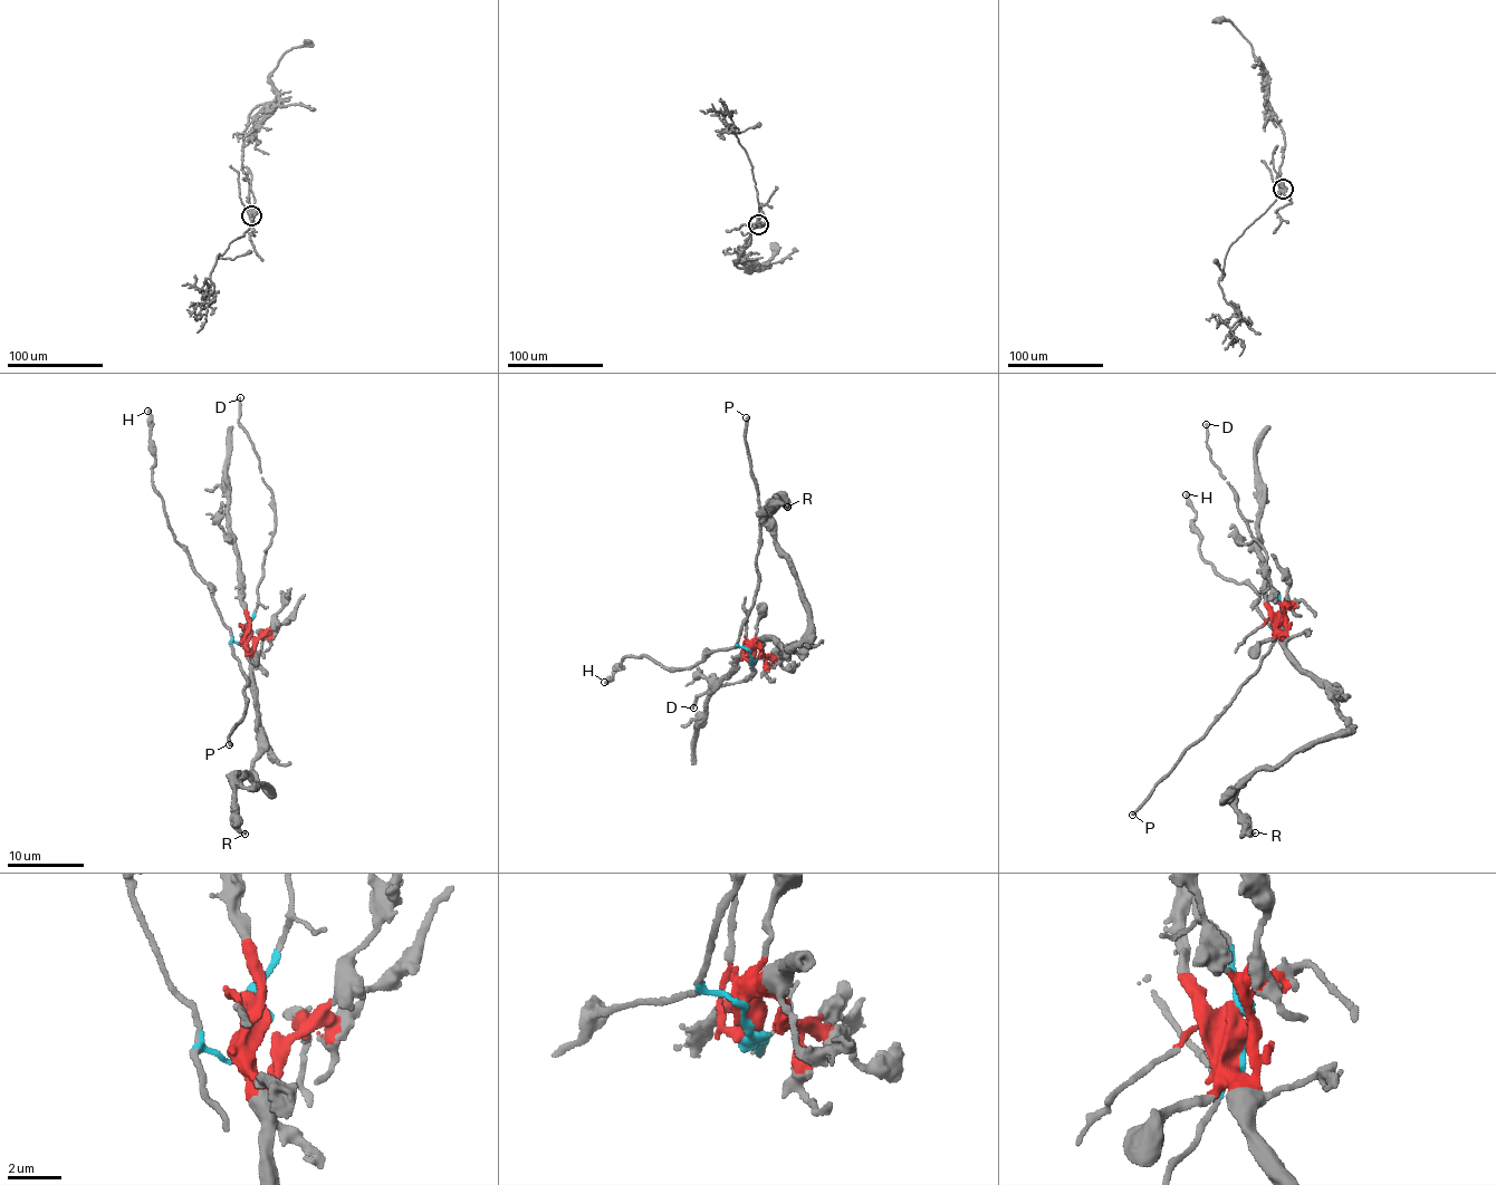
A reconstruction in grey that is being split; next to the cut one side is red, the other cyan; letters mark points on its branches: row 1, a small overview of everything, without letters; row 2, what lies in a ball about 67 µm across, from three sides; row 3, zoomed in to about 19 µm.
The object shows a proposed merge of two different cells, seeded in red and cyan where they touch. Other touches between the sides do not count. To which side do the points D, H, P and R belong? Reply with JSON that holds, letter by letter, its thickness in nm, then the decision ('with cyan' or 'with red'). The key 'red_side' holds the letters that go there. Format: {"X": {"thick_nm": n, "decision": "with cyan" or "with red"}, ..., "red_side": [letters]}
{"D": {"thick_nm": 190, "decision": "with cyan"}, "H": {"thick_nm": 240, "decision": "with cyan"}, "P": {"thick_nm": 220, "decision": "with cyan"}, "R": {"thick_nm": 150, "decision": "with red"}, "red_side": ["R"]}

